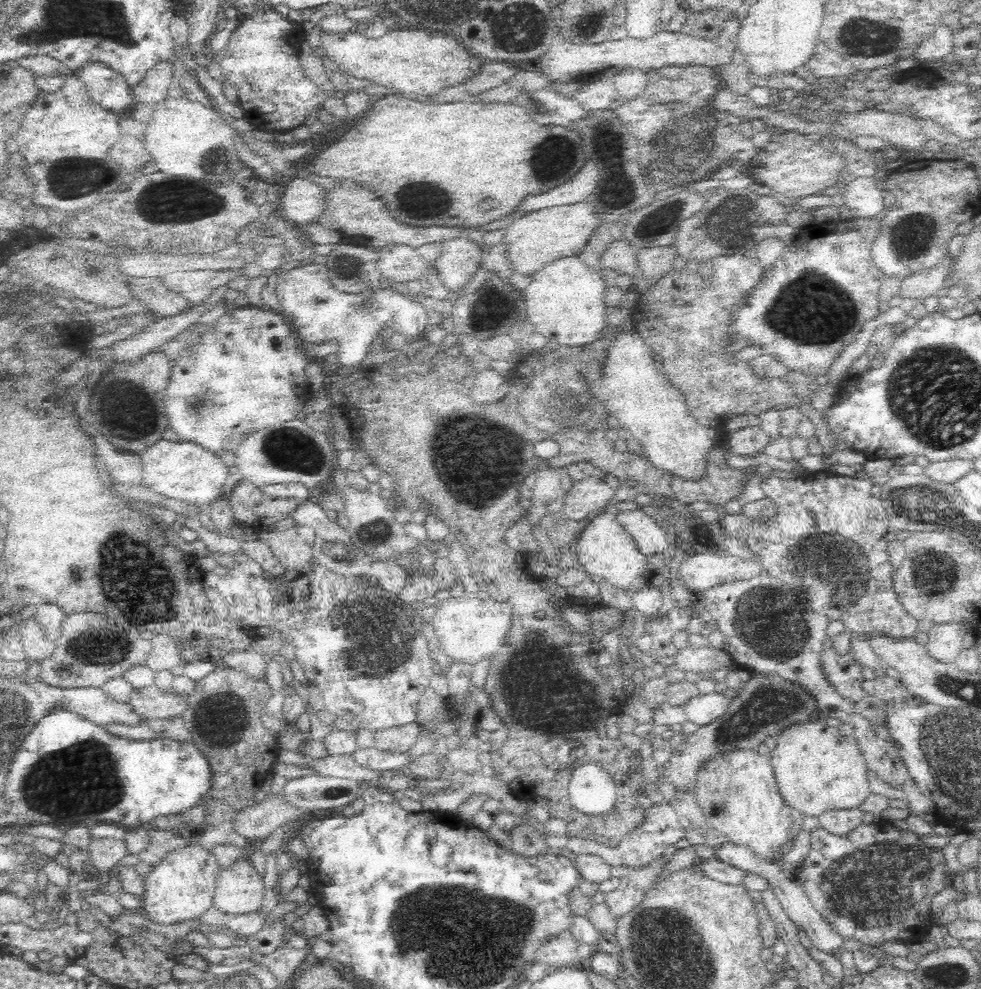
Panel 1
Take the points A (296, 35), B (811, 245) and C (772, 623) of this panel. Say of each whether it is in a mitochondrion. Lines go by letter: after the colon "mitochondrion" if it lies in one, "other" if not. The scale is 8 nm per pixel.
A: other
B: other
C: mitochondrion

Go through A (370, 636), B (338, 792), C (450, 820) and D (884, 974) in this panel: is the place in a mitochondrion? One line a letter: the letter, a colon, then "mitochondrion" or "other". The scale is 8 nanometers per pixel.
A: mitochondrion
B: other
C: other
D: other

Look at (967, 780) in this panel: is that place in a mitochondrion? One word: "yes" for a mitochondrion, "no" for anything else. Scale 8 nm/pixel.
yes

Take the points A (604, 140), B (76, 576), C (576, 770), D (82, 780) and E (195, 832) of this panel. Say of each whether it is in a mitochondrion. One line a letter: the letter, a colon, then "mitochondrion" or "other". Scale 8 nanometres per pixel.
A: mitochondrion
B: mitochondrion
C: other
D: mitochondrion
E: other

